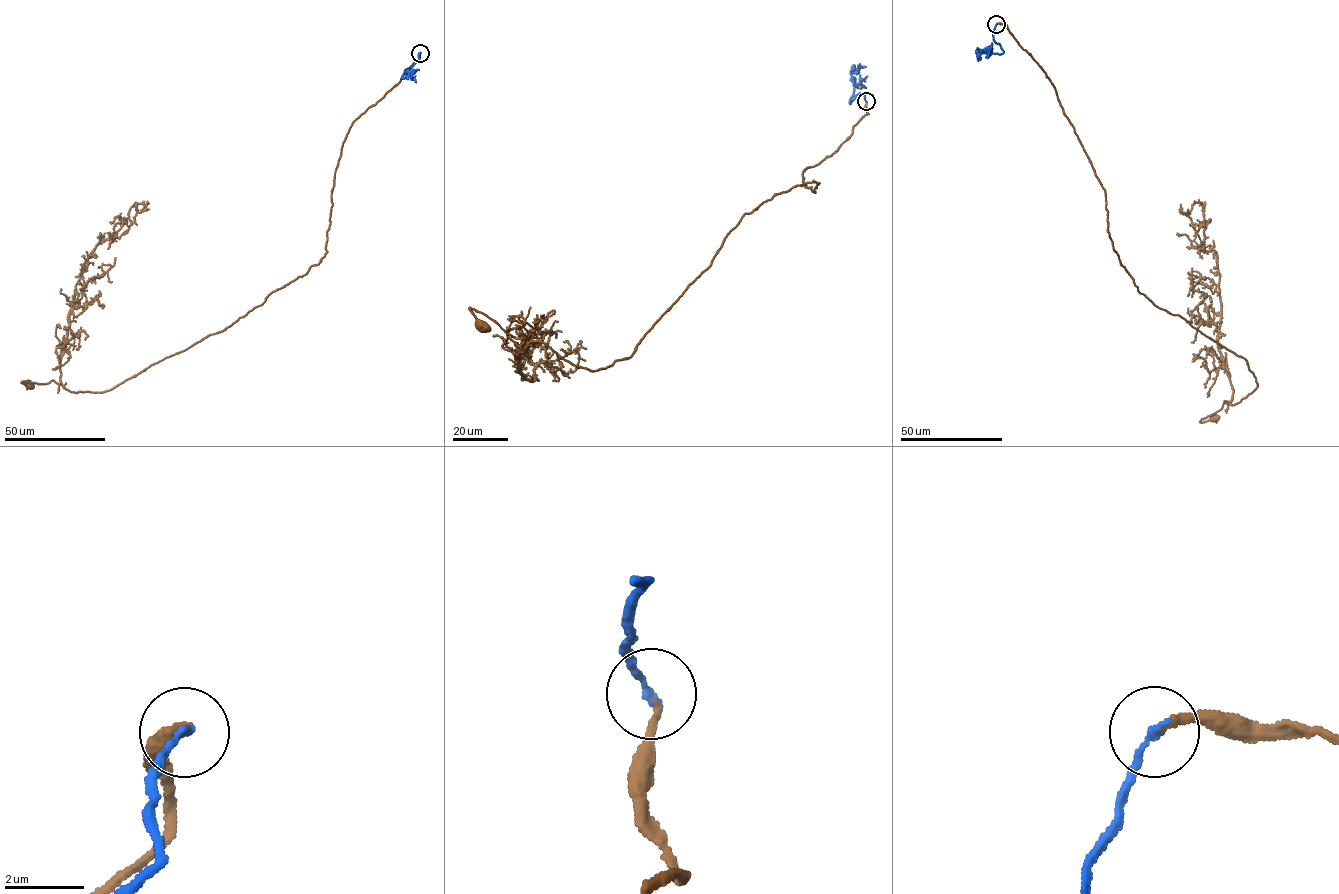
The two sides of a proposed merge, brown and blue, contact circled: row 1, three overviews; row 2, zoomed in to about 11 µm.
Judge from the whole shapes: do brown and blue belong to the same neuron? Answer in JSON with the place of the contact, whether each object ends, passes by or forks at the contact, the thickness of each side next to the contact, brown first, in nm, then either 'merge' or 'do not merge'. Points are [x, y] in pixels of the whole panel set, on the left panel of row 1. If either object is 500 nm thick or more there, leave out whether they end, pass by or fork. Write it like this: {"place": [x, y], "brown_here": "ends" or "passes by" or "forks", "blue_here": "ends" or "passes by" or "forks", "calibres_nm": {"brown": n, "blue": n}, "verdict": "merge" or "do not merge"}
{"place": [420, 53], "brown_here": "ends", "blue_here": "ends", "calibres_nm": {"brown": 170, "blue": 180}, "verdict": "merge"}

